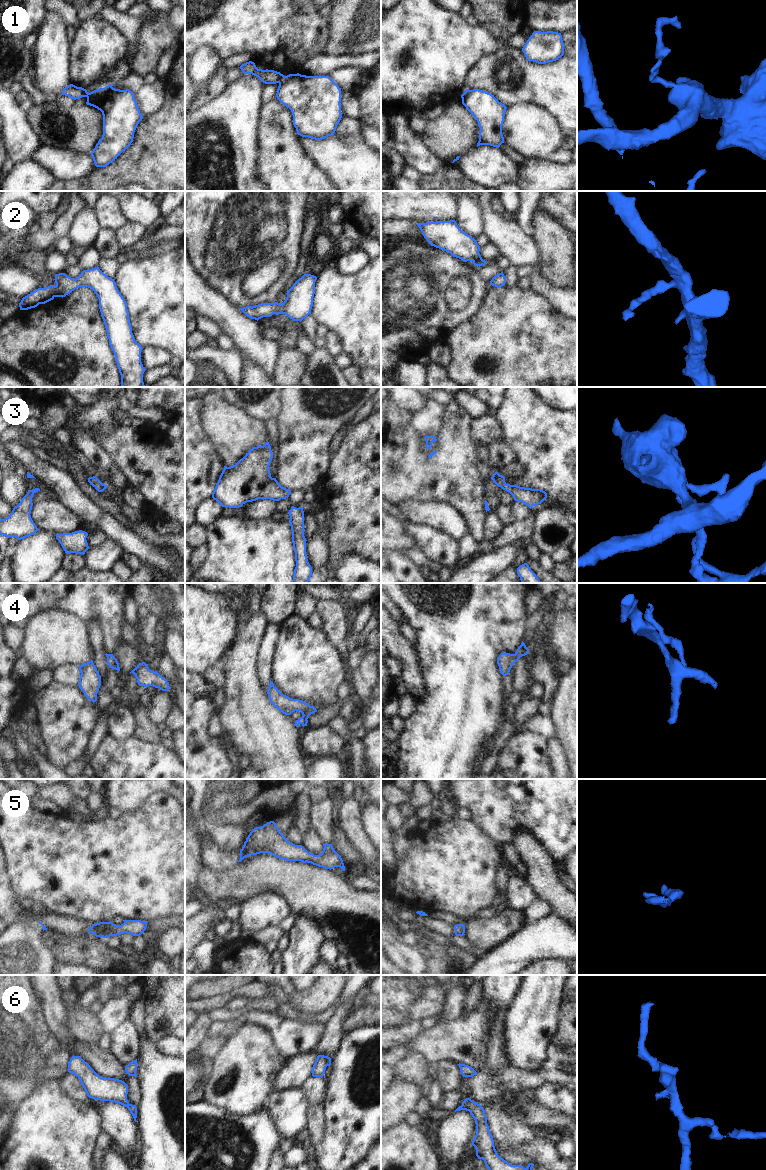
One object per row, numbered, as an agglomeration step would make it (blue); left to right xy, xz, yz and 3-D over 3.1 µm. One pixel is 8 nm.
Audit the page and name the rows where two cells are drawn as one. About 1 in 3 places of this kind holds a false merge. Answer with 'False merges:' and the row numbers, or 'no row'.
False merges: 1, 4

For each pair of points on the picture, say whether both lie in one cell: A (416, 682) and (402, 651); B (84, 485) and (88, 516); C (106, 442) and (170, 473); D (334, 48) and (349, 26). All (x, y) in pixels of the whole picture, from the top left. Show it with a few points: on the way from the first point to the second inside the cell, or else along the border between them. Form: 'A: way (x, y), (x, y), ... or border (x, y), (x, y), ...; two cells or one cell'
A: way (410, 674), (407, 659); one cell
B: border (72, 476), (78, 488), (103, 511); two cells
C: way (122, 445), (140, 460), (154, 468); one cell
D: way (339, 43), (349, 31); one cell

